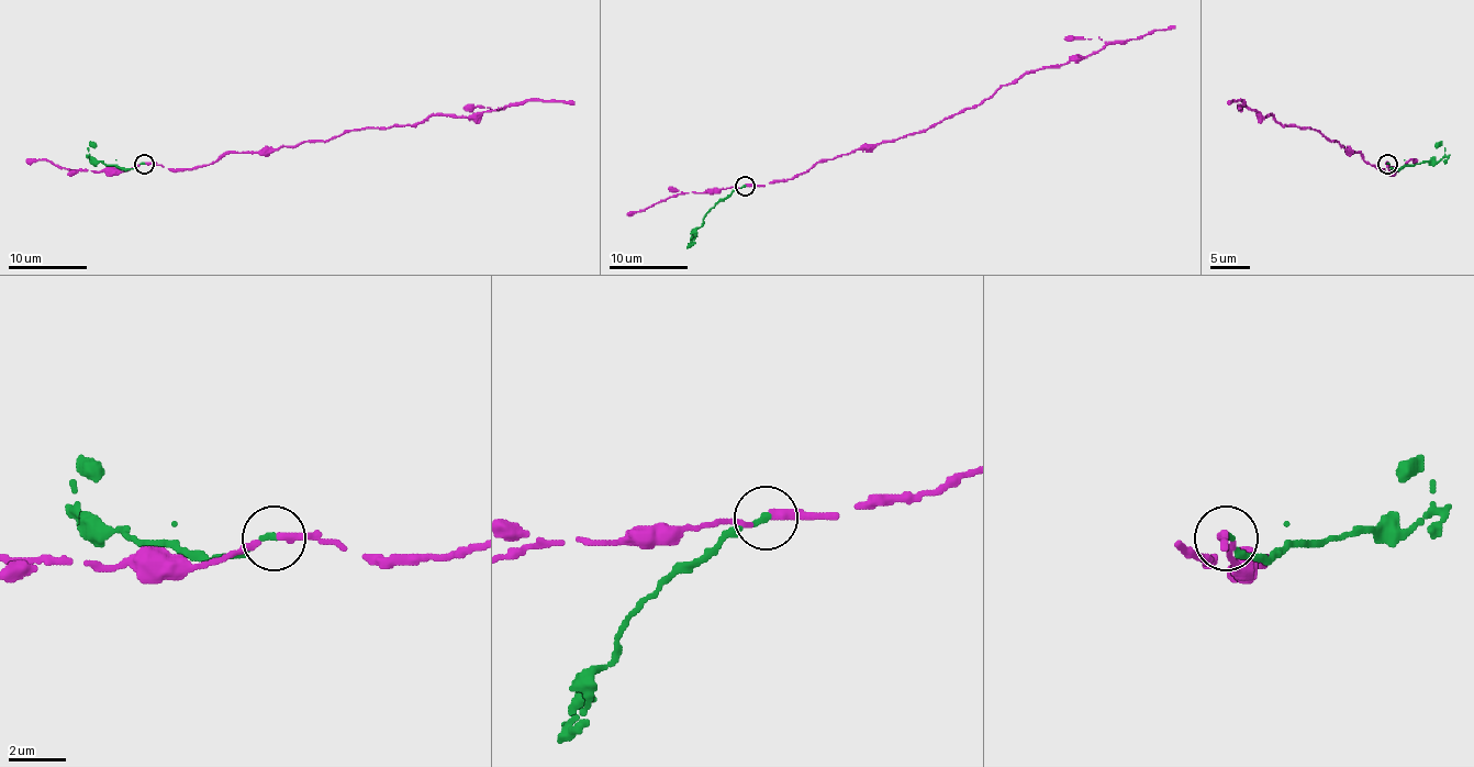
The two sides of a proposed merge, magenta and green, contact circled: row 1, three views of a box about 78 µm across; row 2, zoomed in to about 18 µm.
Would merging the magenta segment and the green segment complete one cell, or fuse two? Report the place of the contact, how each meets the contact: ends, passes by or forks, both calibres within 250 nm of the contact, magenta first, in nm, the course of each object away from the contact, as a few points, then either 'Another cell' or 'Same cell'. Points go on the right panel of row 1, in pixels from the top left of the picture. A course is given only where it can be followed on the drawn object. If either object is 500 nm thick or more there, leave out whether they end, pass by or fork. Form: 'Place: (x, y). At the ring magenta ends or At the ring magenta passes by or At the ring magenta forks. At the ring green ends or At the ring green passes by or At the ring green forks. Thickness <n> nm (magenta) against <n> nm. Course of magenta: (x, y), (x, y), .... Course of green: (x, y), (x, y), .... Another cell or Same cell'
Place: (1387, 164). At the ring magenta passes by. At the ring green ends. Thickness 260 nm (magenta) against 200 nm. Course of magenta: (1387, 163), (1385, 169), (1368, 163), (1361, 153), (1318, 130), (1282, 125), (1241, 100), (1227, 103). Course of green: (1387, 163), (1393, 169), (1400, 169), (1422, 162), (1438, 162), (1444, 155), (1444, 147), (1435, 145). Another cell

